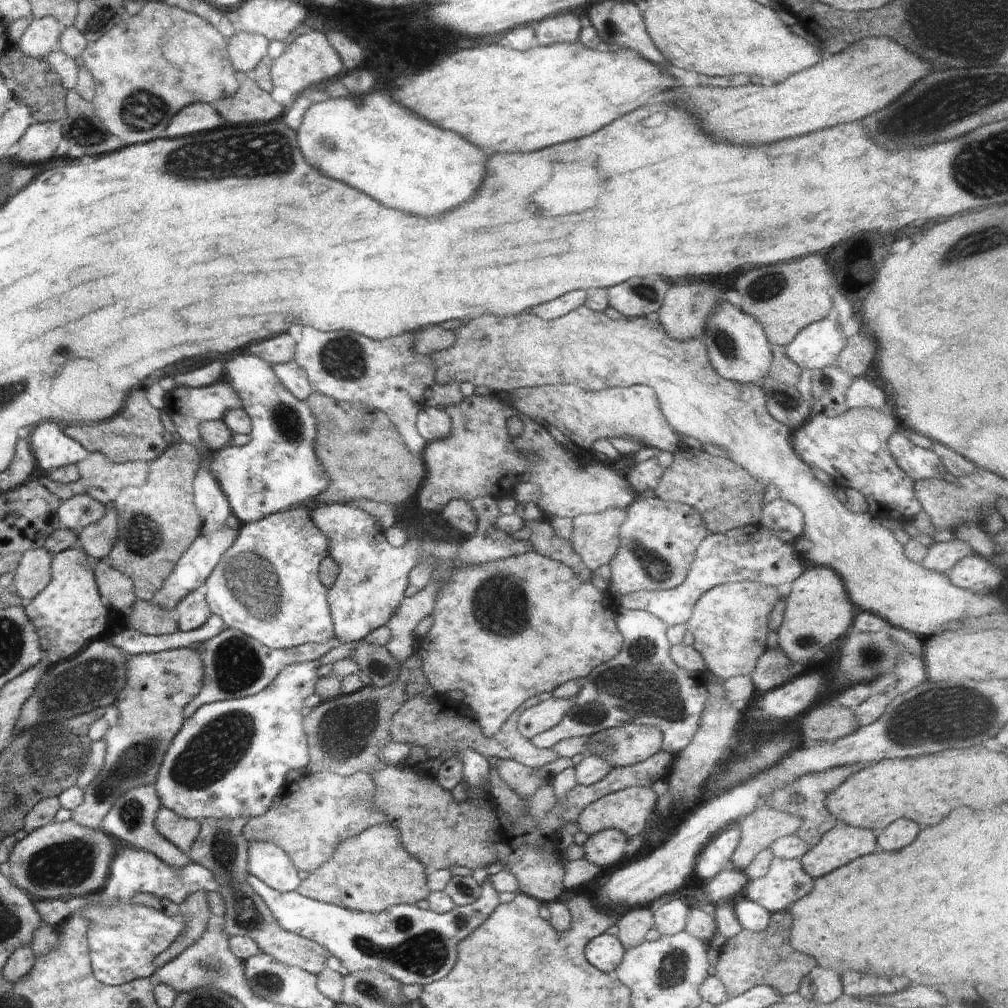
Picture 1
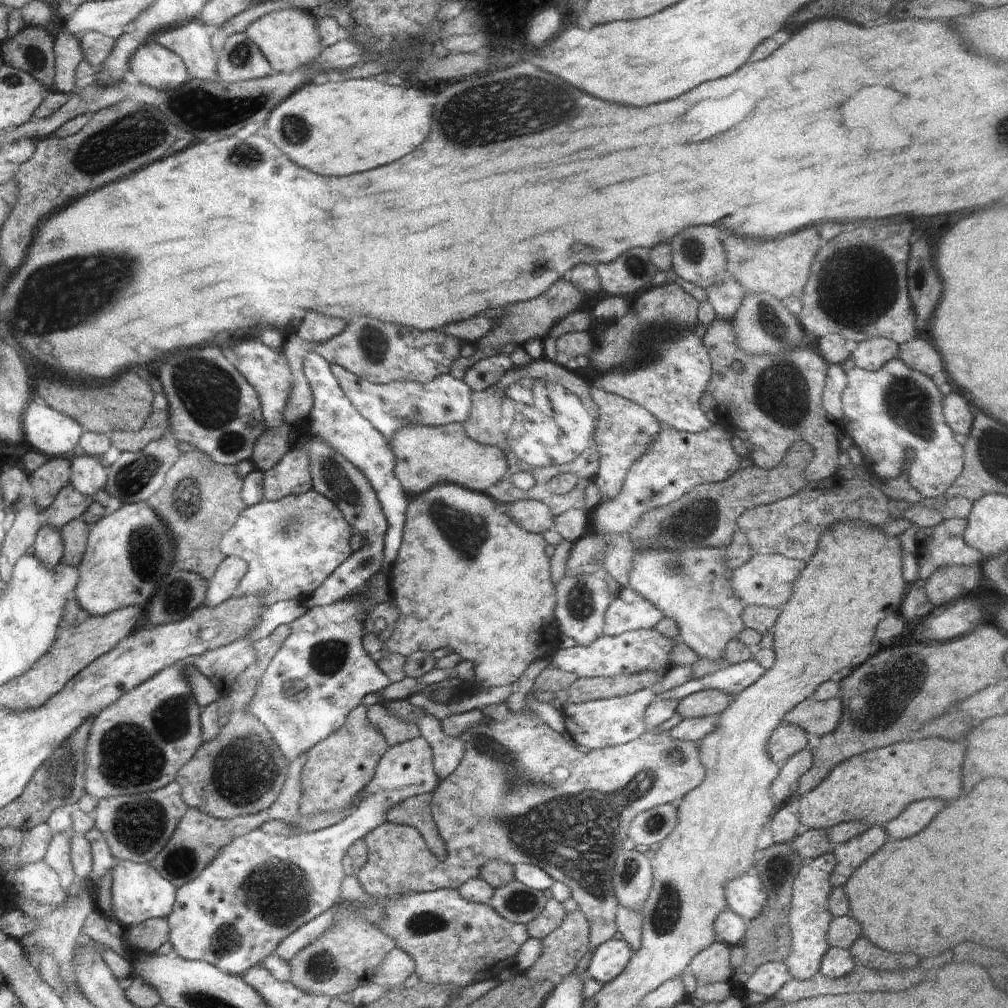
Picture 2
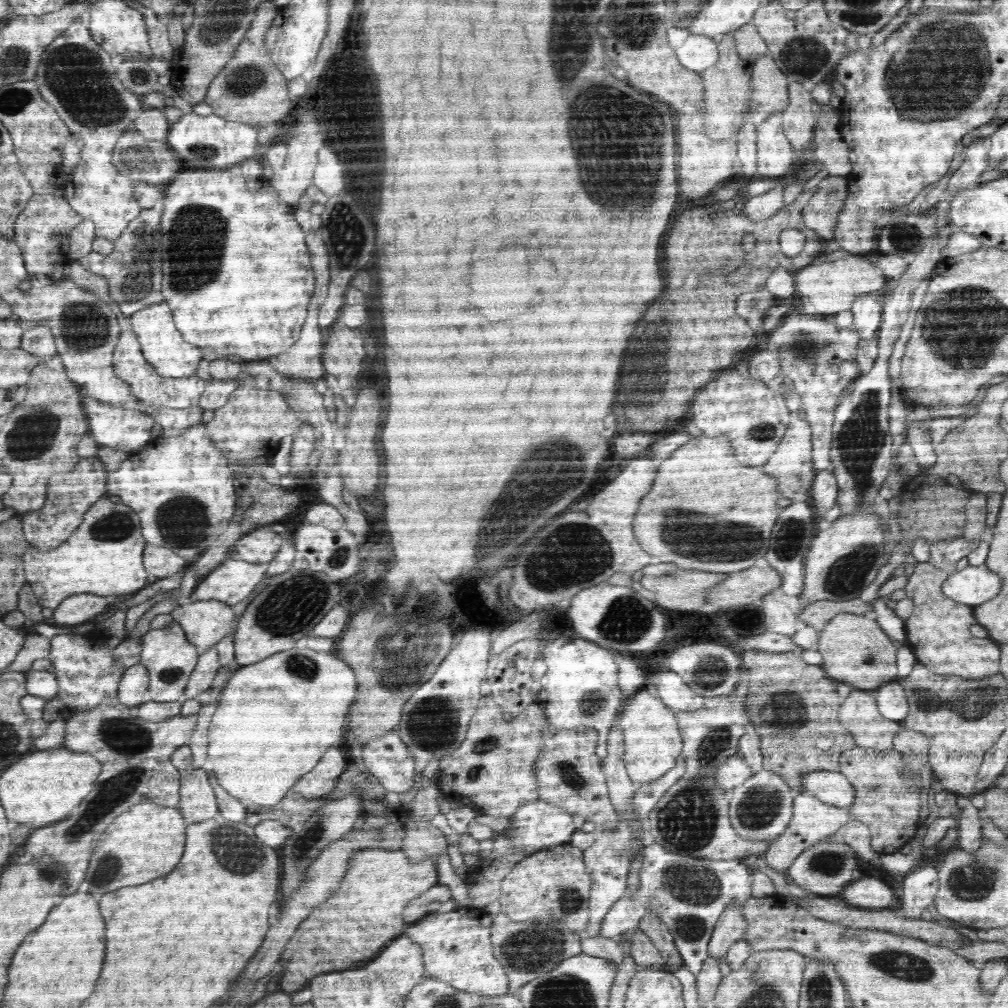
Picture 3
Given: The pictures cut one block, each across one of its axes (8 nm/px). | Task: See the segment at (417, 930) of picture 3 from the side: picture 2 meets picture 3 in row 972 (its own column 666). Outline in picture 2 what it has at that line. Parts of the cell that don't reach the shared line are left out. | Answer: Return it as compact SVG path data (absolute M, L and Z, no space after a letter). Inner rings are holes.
M712 423L704 432L689 433L659 424L661 429L653 438L653 443L636 463L630 467L622 492L615 499L603 499L596 506L594 514L594 528L598 535L608 533L632 533L642 517L655 508L670 504L685 494L697 484L717 483L728 479L740 469L741 459L733 449L731 438L733 437L720 423Z

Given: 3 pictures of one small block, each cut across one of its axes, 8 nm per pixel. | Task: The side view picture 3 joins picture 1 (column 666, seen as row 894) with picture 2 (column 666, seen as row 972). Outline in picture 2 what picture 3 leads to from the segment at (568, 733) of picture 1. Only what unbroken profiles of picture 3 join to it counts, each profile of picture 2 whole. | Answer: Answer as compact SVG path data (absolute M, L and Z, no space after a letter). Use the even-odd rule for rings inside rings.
M753 656L741 663L719 667L715 673L705 677L690 679L685 684L662 694L661 697L681 700L692 693L708 689L728 691L736 695L753 685L766 671L762 664L754 660Z

